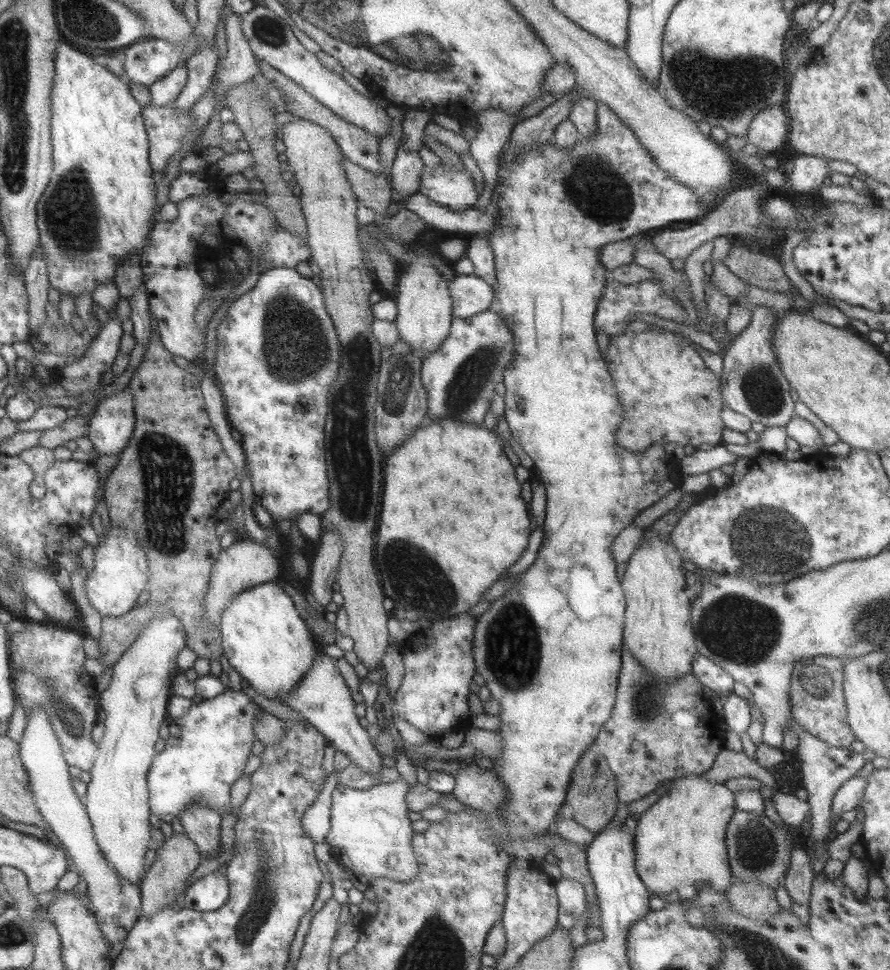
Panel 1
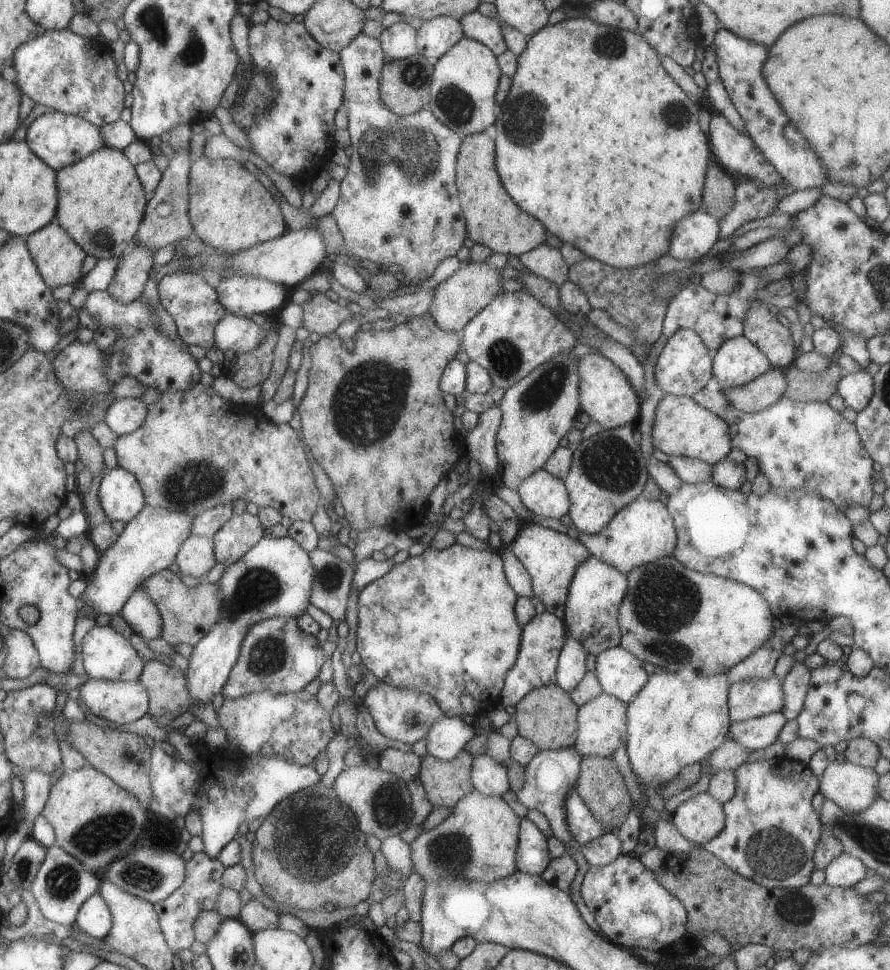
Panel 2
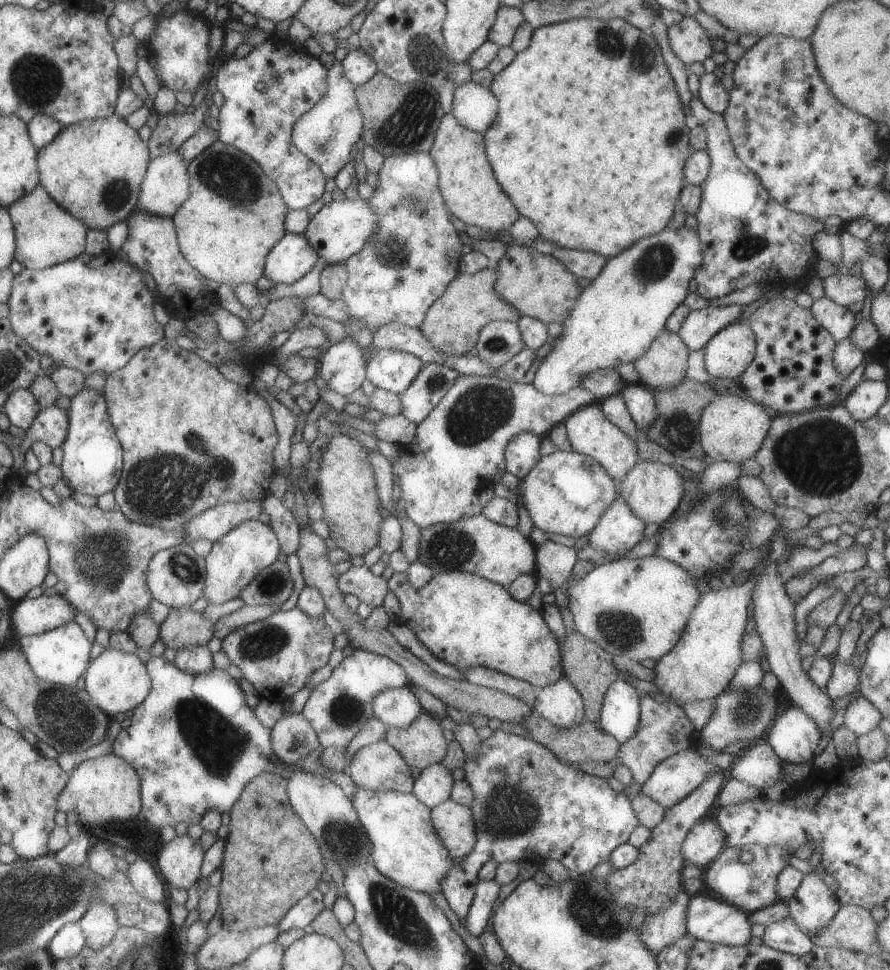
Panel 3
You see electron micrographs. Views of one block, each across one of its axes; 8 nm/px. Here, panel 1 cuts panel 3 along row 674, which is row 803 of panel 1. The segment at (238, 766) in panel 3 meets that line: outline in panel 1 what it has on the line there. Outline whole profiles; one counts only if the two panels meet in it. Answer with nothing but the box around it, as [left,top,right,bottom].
[147,688,260,823]

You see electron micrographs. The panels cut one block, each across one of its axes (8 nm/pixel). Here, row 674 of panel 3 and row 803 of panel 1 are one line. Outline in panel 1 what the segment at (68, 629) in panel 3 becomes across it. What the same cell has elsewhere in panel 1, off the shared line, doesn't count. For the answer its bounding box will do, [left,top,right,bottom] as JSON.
[18,706,141,947]

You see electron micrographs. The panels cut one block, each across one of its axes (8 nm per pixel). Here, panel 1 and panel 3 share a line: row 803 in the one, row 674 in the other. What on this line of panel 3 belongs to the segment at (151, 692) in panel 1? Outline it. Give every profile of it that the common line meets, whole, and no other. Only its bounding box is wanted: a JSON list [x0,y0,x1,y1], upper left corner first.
[83,646,150,718]

